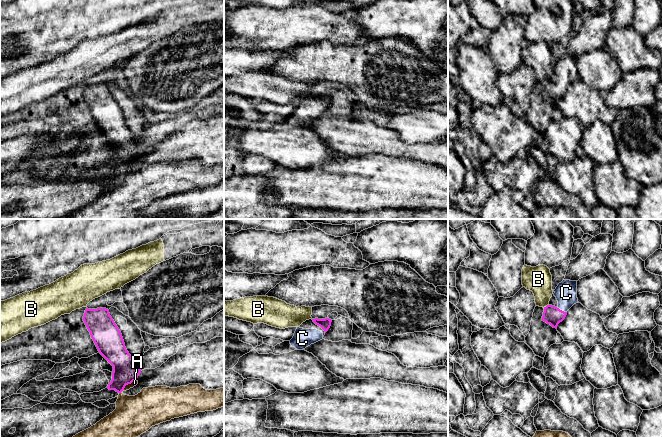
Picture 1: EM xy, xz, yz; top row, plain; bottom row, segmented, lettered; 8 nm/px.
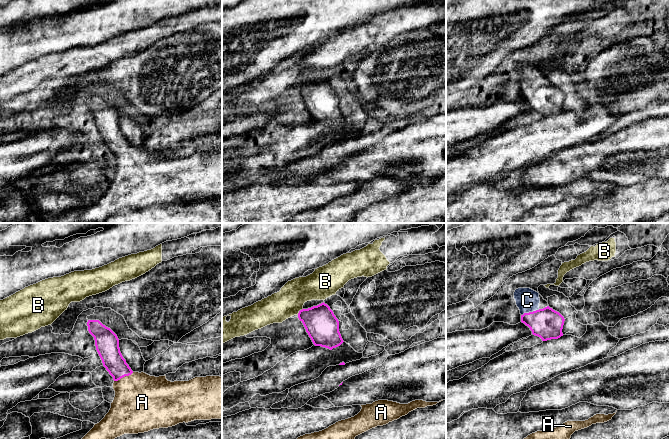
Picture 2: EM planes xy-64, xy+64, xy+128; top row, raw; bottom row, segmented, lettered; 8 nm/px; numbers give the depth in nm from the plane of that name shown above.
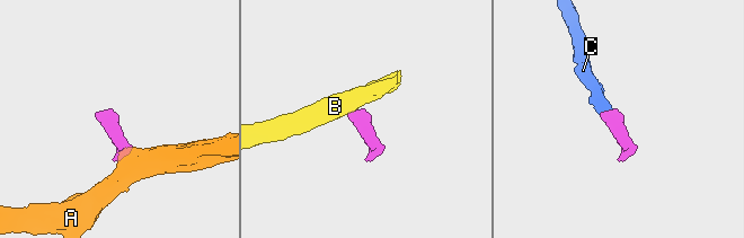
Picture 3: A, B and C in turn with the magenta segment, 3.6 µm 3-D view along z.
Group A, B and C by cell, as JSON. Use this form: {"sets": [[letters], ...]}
{"sets": [["A", "C"], ["B"]]}

